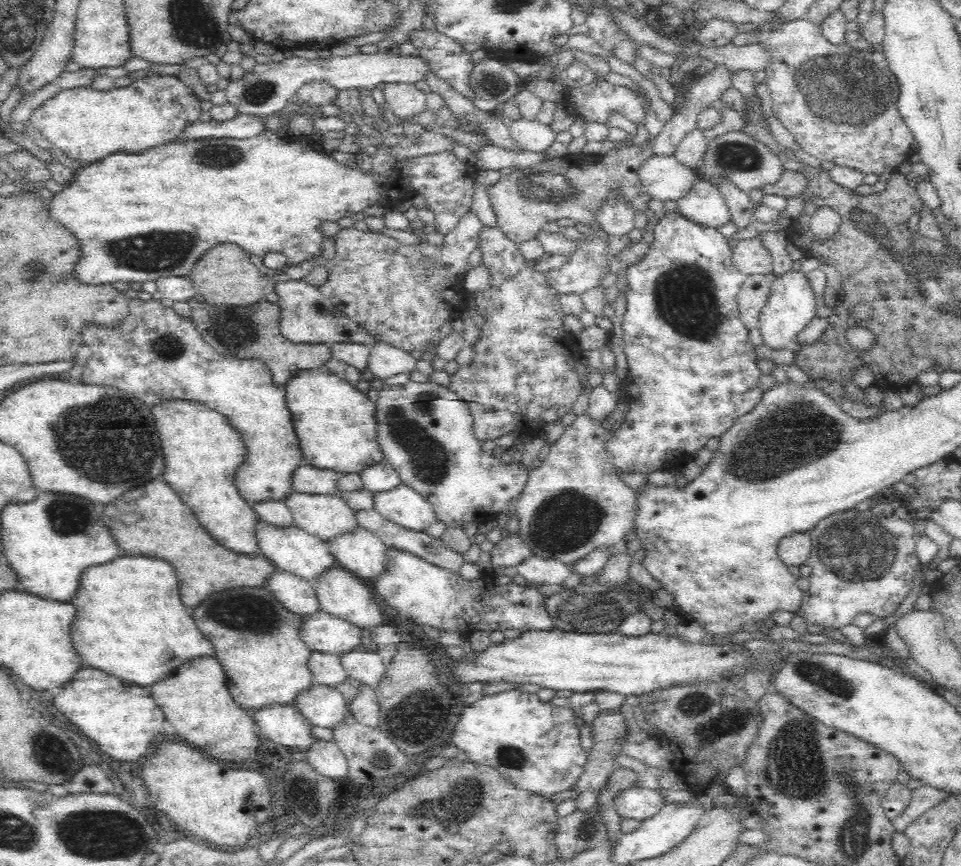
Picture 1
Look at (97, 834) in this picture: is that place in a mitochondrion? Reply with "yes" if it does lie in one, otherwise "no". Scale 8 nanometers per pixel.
yes

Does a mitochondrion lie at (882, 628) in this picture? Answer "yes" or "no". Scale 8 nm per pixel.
no

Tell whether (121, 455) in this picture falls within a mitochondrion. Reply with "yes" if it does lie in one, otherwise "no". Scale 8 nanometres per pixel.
yes

